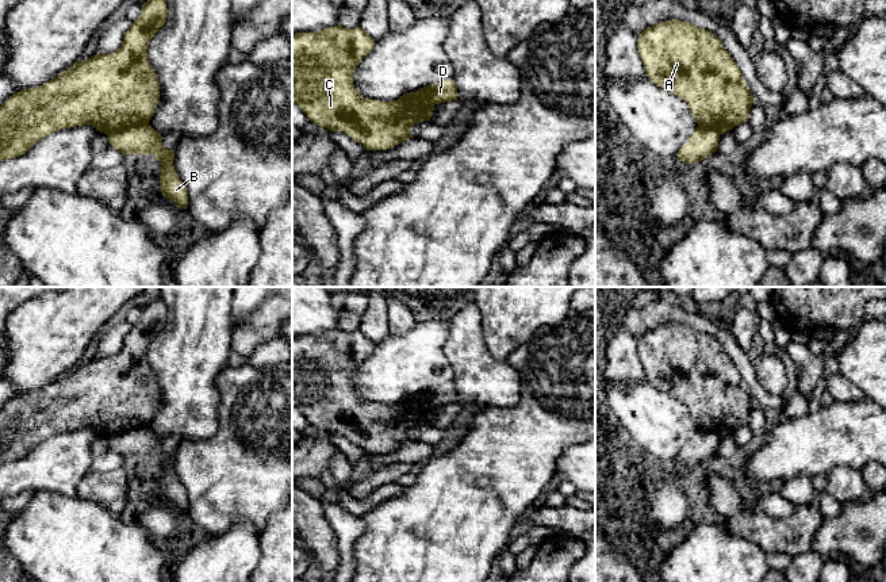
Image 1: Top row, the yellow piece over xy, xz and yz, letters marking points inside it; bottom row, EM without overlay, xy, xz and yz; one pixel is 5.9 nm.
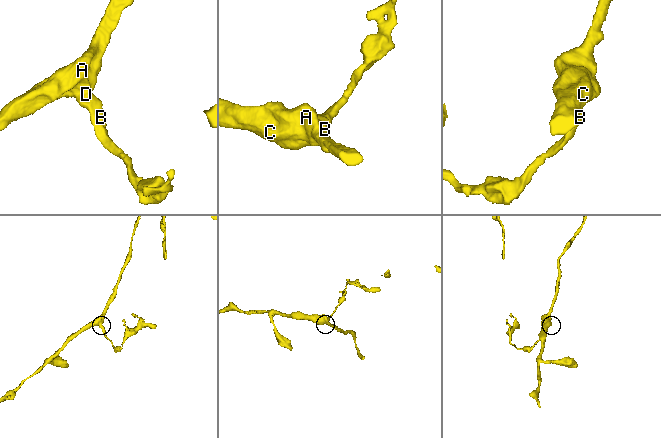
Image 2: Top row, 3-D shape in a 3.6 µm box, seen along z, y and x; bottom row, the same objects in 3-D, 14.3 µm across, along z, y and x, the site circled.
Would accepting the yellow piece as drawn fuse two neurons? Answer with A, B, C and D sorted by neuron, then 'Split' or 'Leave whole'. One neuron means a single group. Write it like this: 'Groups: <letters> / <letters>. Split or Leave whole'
Groups: A C / B D. Split

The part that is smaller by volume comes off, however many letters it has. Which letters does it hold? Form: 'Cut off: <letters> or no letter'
Cut off: B, D

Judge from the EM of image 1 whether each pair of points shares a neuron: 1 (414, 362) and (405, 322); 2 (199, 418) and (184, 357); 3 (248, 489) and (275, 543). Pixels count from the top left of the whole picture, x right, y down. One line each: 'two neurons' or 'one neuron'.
1: two neurons
2: one neuron
3: two neurons

